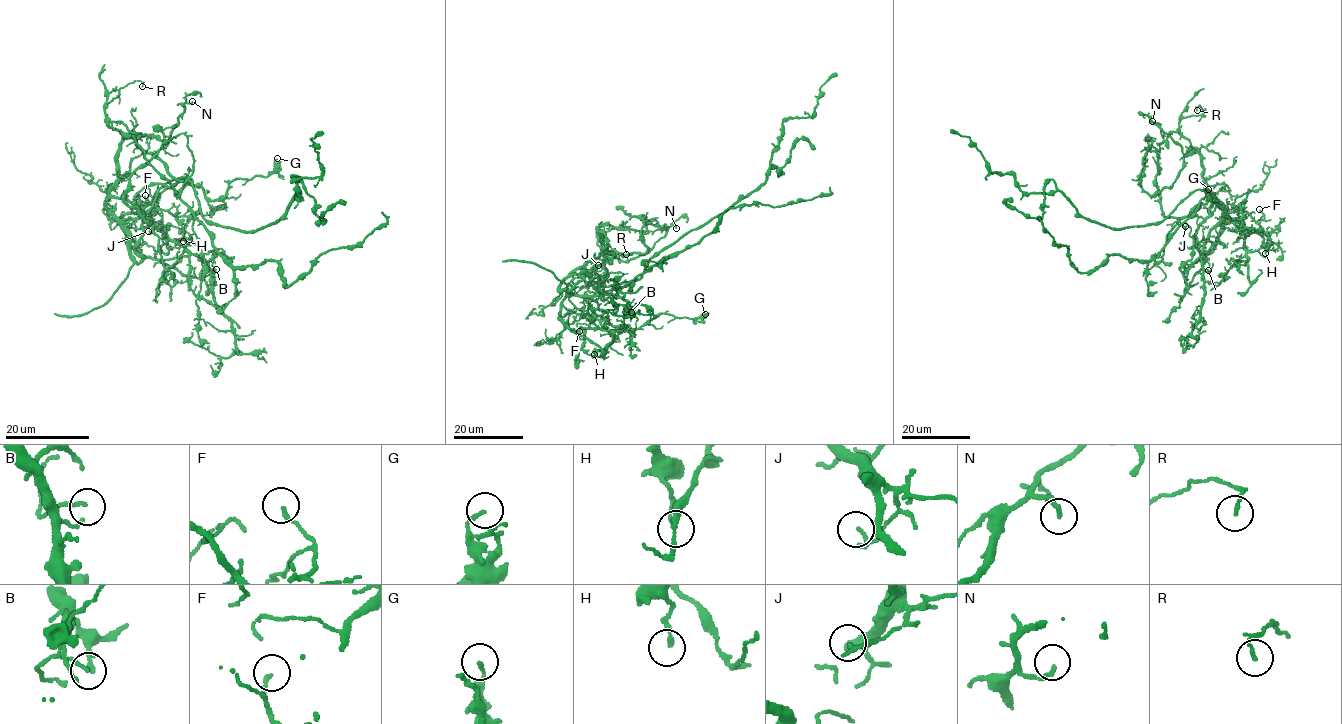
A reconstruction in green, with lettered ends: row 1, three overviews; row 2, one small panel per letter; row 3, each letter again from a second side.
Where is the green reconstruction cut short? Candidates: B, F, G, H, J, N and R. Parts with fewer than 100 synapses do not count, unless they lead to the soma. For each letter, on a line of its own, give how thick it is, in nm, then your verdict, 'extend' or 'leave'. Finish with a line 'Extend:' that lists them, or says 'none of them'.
B: 130 nm thick; leave
F: 140 nm thick; leave
G: 140 nm thick; leave
H: 140 nm thick; leave
J: 160 nm thick; leave
N: 150 nm thick; leave
R: 90 nm thick; leave
Extend: none of them

